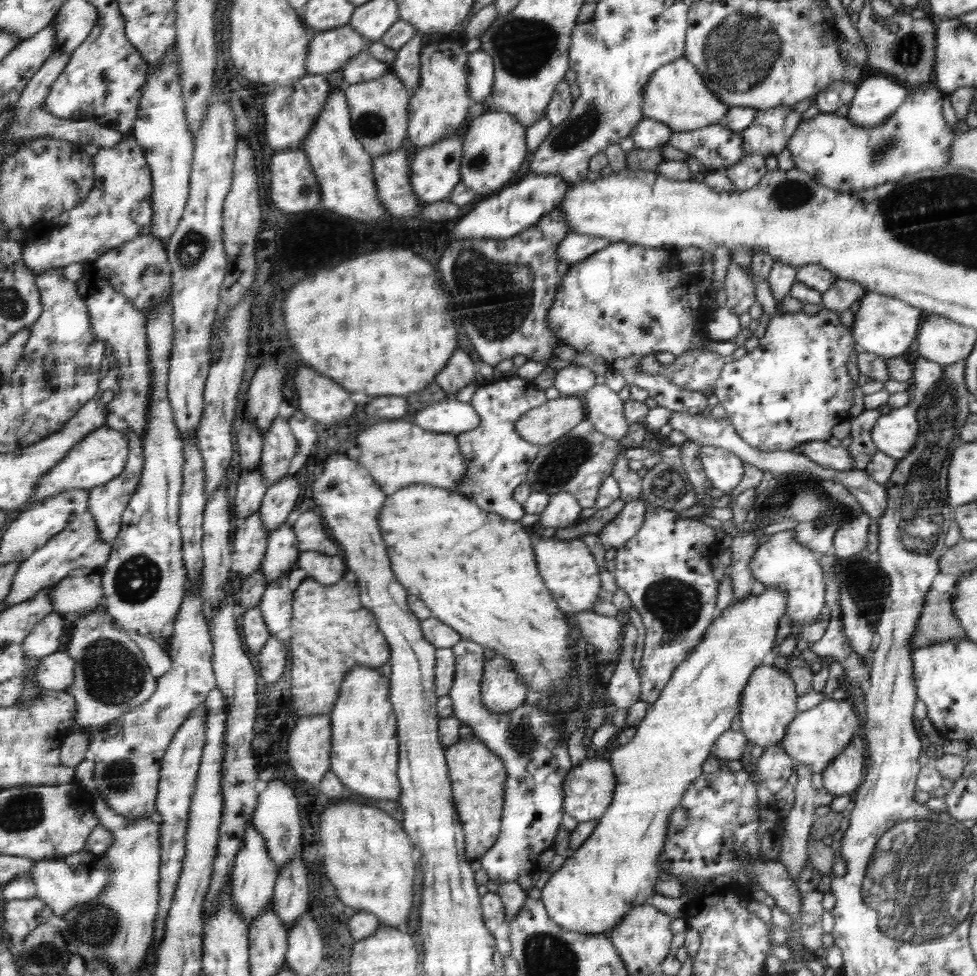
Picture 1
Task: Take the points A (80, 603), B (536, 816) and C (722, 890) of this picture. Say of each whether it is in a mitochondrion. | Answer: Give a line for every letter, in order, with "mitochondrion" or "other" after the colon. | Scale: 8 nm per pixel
A: other
B: other
C: other

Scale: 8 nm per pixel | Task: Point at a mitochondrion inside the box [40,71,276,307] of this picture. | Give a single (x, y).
(191, 248)

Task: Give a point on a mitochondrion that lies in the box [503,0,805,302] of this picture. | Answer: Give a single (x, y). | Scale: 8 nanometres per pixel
(739, 53)

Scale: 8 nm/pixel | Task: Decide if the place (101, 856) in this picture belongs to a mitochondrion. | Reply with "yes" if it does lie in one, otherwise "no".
no

